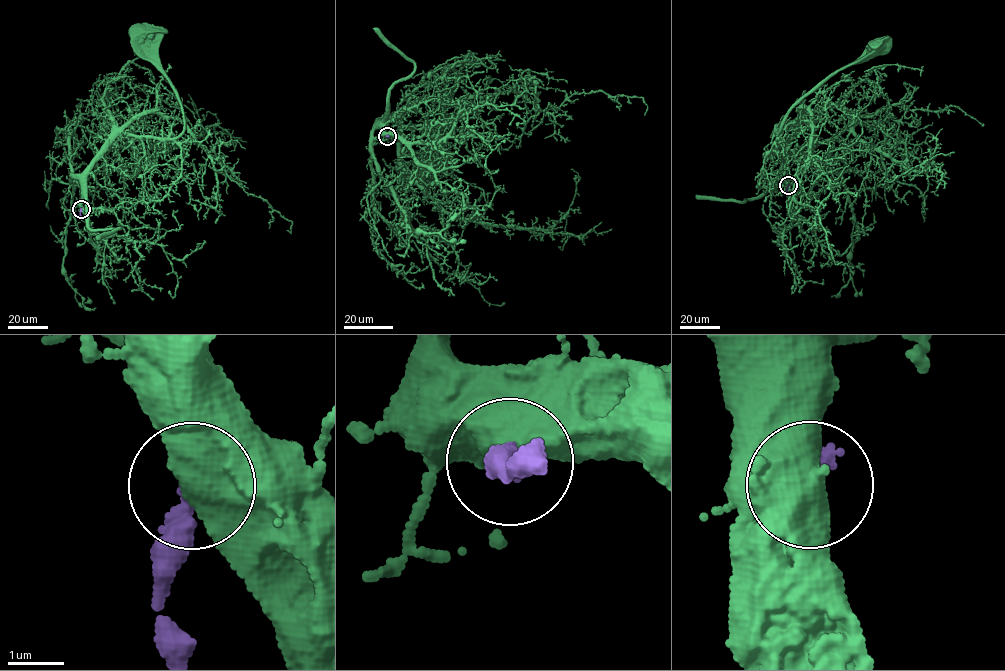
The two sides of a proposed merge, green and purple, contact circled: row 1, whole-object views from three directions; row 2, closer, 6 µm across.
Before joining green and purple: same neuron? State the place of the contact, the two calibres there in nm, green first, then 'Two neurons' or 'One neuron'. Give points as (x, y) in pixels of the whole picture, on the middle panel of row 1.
Place: (387, 136). Thickness 800 nm (green) against 360 nm. Two neurons

